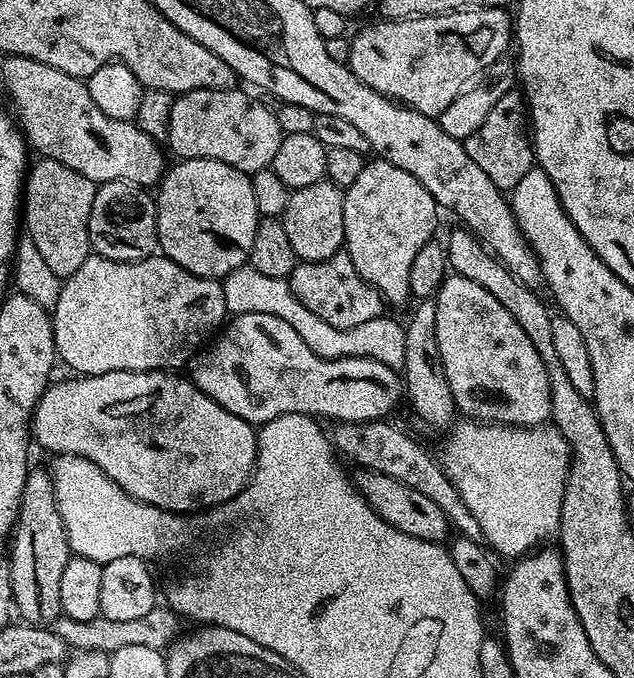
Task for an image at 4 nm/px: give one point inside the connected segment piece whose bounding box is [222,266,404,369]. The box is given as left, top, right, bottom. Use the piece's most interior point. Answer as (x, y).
(247, 290)

